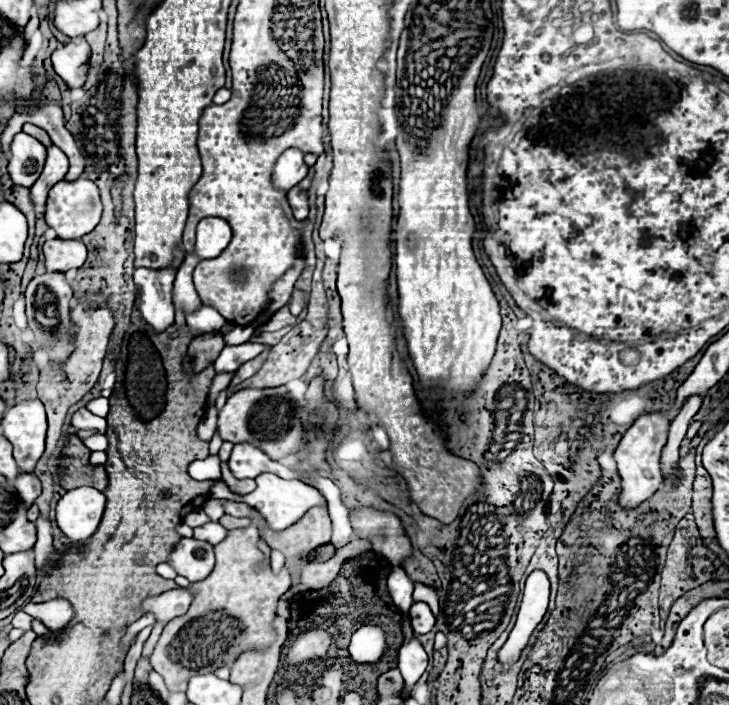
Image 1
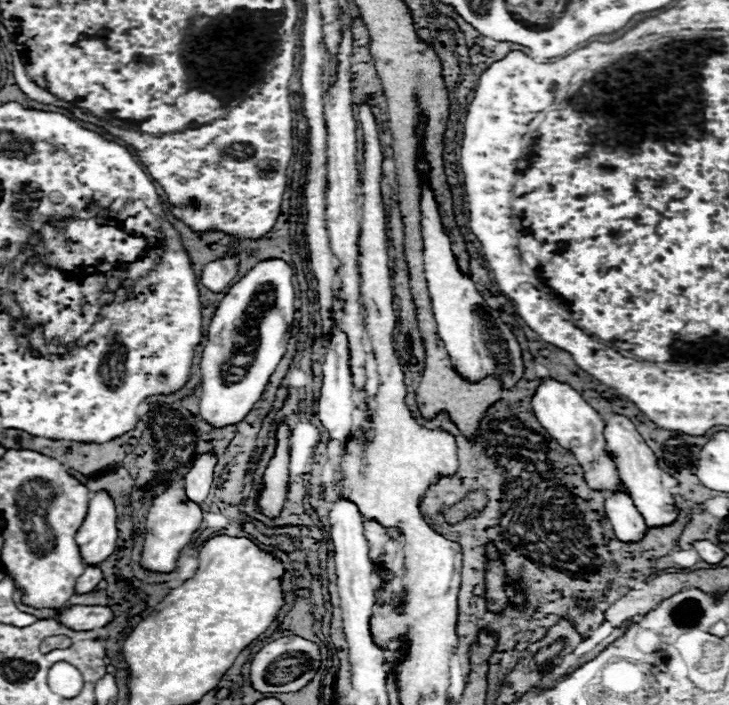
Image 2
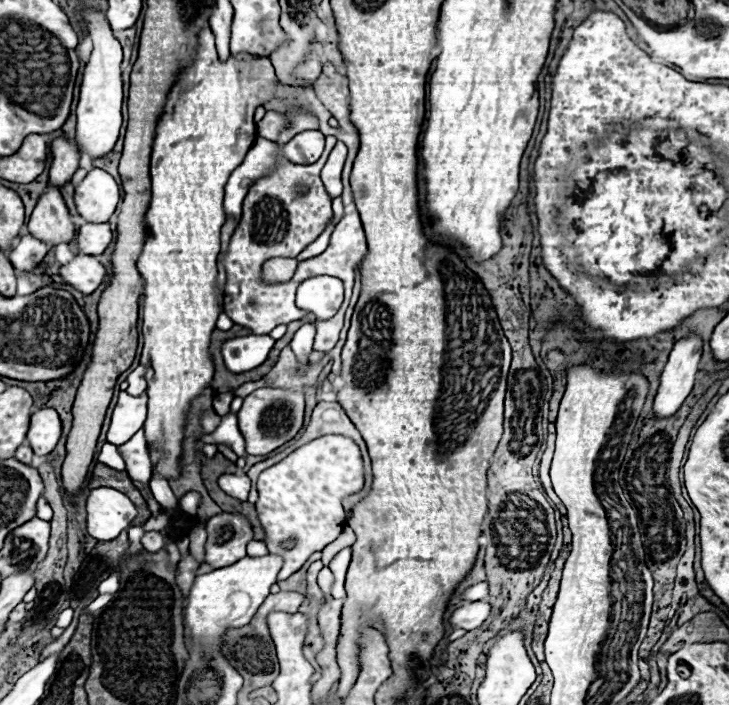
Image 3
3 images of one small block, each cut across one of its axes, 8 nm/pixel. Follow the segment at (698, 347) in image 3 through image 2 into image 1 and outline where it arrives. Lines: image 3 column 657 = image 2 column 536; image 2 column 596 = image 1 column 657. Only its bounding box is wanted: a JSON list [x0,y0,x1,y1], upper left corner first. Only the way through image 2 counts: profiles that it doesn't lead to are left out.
[614,412,670,508]

